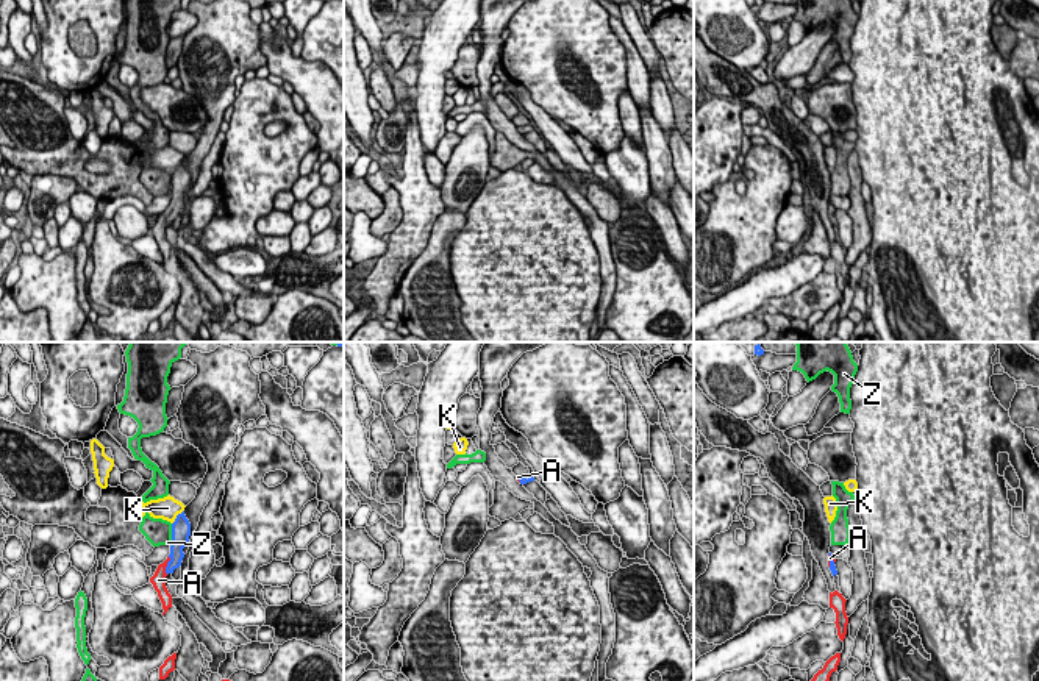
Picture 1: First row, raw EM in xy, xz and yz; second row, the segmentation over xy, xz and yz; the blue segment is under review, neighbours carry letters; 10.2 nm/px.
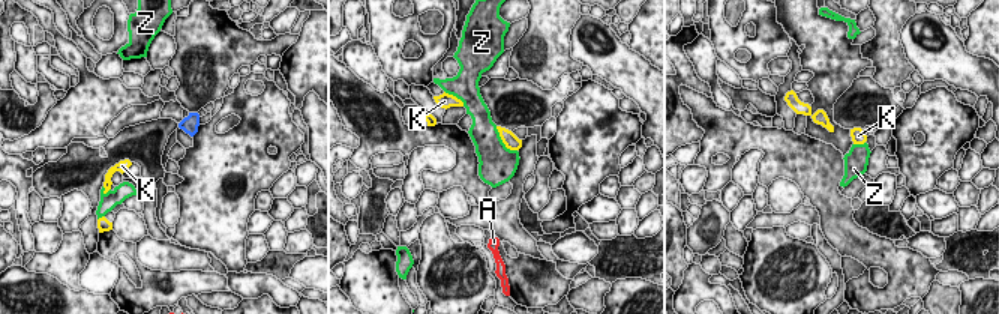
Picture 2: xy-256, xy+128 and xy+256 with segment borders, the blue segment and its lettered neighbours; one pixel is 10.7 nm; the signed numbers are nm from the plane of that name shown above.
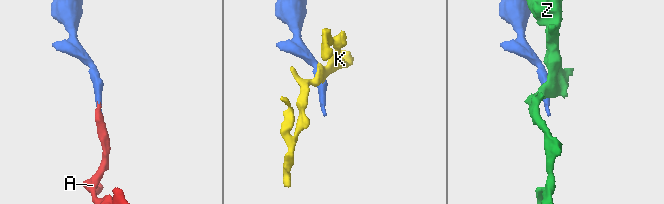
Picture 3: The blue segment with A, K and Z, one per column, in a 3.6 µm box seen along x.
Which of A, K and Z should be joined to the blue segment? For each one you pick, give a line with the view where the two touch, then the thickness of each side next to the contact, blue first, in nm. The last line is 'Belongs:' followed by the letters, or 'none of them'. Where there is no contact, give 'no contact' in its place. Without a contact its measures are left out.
A: xy | 140/160 nm
Belongs: A

